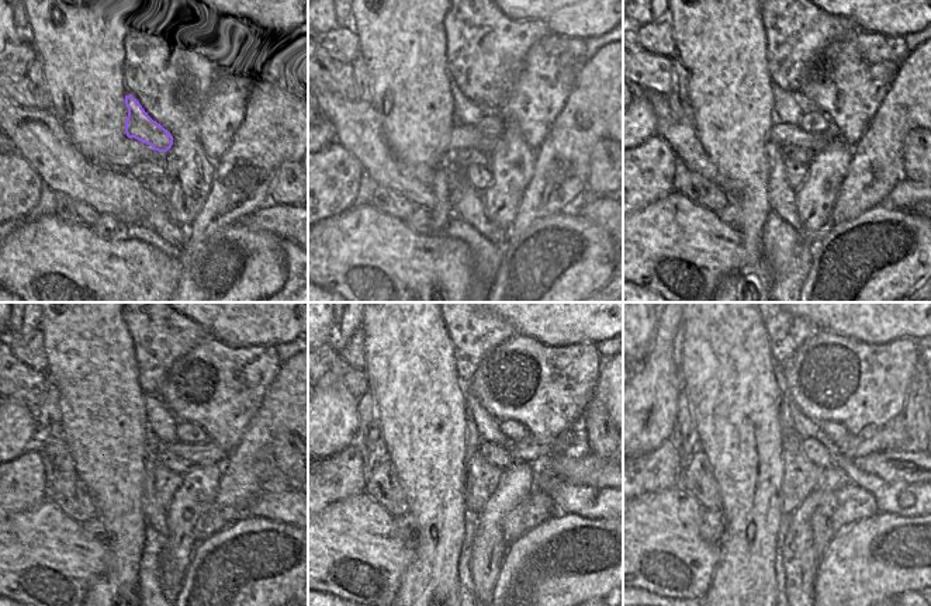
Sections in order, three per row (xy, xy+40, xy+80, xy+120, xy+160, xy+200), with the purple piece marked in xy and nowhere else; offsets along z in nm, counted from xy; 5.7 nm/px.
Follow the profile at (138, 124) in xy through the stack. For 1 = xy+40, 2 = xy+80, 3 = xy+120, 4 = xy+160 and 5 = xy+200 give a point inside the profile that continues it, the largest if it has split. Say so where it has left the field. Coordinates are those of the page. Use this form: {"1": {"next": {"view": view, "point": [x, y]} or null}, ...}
{"1": {"next": {"view": "xy+40", "point": [463, 135]}}, "2": {"next": {"view": "xy+80", "point": [781, 134]}}, "3": {"next": {"view": "xy+120", "point": [204, 453]}}, "4": {"next": {"view": "xy+160", "point": [526, 452]}}, "5": {"next": {"view": "xy+200", "point": [892, 436]}}}

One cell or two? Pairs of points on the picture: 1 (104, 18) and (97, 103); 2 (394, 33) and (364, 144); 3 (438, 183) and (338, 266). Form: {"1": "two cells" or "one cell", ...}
{"1": "one cell", "2": "two cells", "3": "two cells"}

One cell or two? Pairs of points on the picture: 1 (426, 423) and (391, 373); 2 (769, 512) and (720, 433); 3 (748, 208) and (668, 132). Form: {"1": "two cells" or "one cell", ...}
{"1": "one cell", "2": "one cell", "3": "two cells"}

